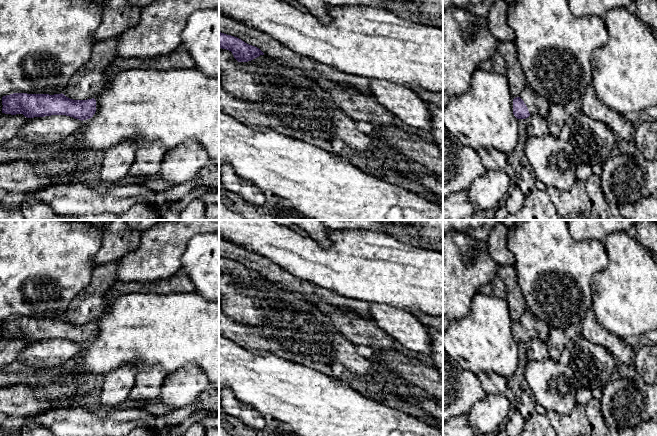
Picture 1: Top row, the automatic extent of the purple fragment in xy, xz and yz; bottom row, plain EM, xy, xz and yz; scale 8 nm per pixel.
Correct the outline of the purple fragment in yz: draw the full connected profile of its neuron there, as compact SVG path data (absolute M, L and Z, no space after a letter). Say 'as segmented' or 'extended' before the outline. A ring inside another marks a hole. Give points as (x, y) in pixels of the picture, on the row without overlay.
extended; M525 310L519 321L513 323L513 338L517 343L526 343L530 339L547 341L550 328L533 313Z

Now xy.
as segmented; M13 317L2 321L2 337L23 338L27 342L66 339L81 345L93 341L96 324L73 324L64 318Z

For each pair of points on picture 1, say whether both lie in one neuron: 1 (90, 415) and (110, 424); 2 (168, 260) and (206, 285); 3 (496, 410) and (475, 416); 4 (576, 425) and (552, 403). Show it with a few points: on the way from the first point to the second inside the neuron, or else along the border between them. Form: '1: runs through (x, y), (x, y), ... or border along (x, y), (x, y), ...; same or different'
1: runs through (95, 420), (97, 422), (105, 422); same
2: border along (186, 245), (181, 258), (180, 270); different
3: runs through (491, 411), (486, 416), (480, 416); same
4: border along (577, 404), (568, 415); different

